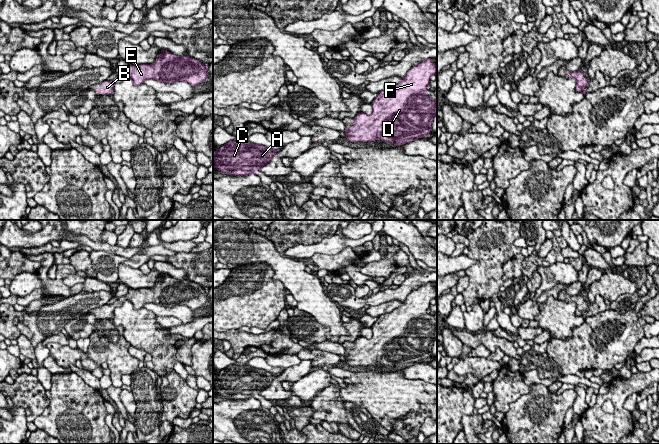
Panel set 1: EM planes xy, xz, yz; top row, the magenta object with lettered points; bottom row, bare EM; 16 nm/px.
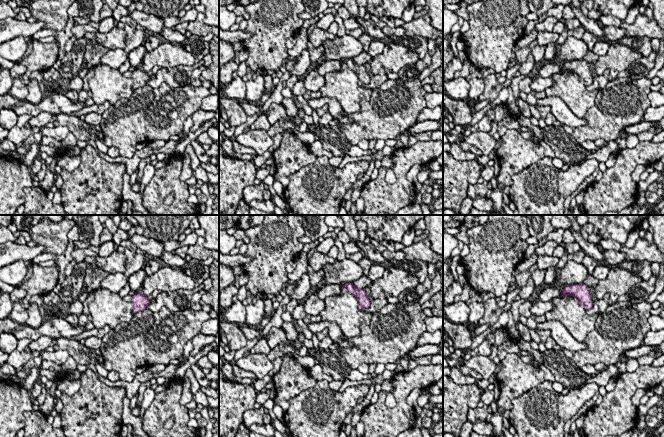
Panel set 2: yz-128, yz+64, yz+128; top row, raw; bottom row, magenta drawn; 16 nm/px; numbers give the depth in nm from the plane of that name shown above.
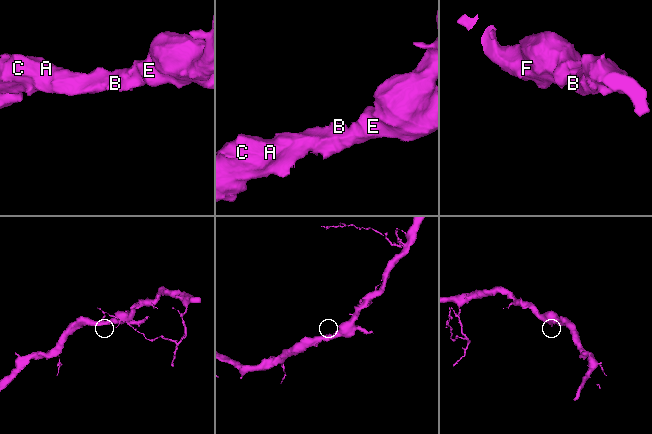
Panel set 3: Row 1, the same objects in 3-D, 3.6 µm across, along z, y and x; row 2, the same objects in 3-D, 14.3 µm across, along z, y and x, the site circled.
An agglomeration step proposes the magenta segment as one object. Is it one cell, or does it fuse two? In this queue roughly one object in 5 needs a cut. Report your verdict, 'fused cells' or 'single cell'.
single cell

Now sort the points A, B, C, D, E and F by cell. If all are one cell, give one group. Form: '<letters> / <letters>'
A B C D E F

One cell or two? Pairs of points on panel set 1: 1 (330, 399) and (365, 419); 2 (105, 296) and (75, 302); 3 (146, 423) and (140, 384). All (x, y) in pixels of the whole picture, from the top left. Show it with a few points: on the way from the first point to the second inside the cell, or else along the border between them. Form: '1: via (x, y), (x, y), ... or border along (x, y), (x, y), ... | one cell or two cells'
1: via (339, 408), (343, 412), (356, 416) | one cell
2: via (98, 299), (82, 302) | one cell
3: via (146, 413), (146, 394) | one cell

